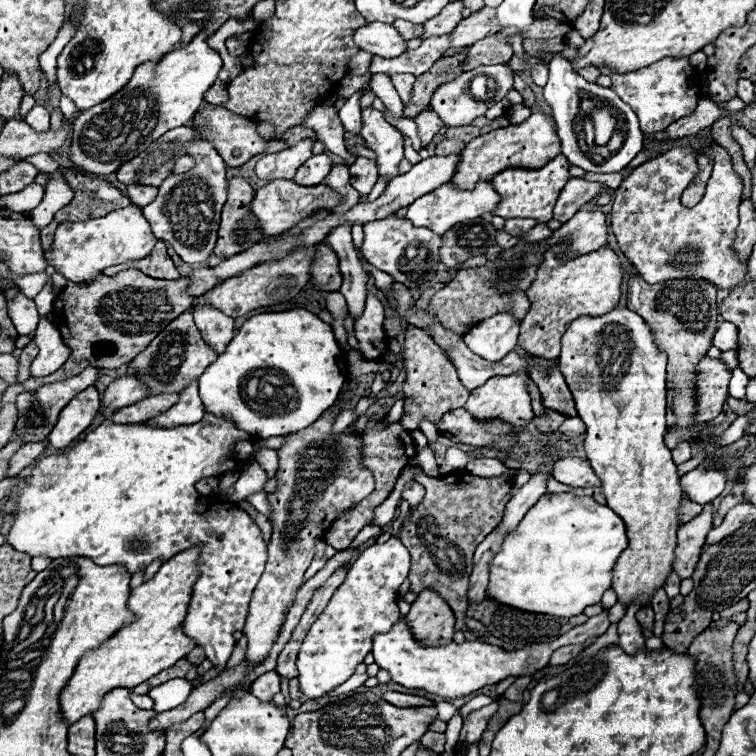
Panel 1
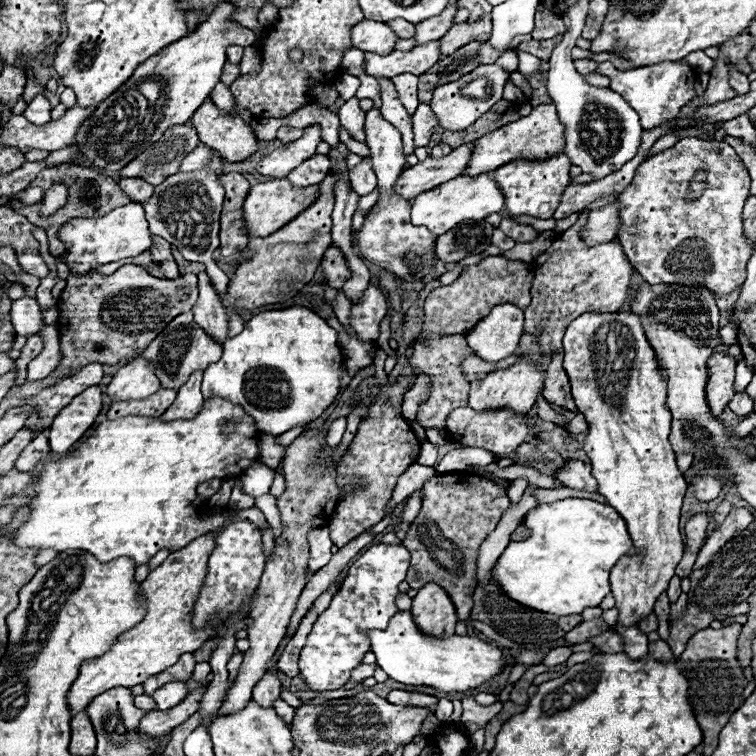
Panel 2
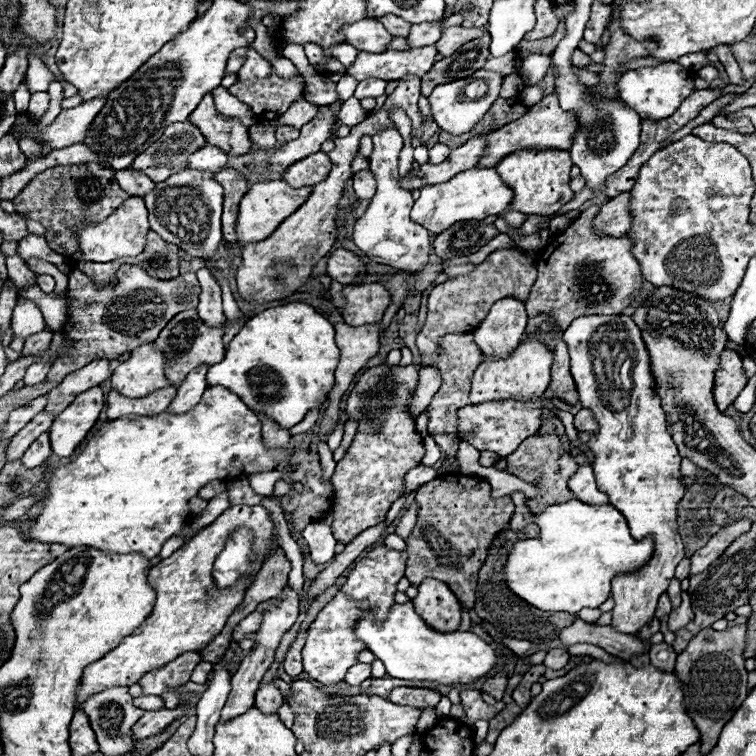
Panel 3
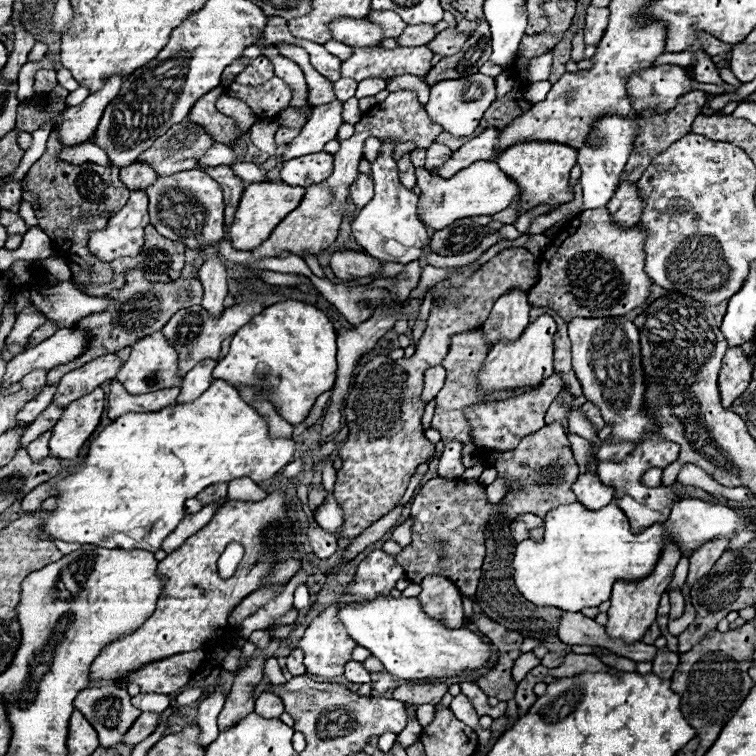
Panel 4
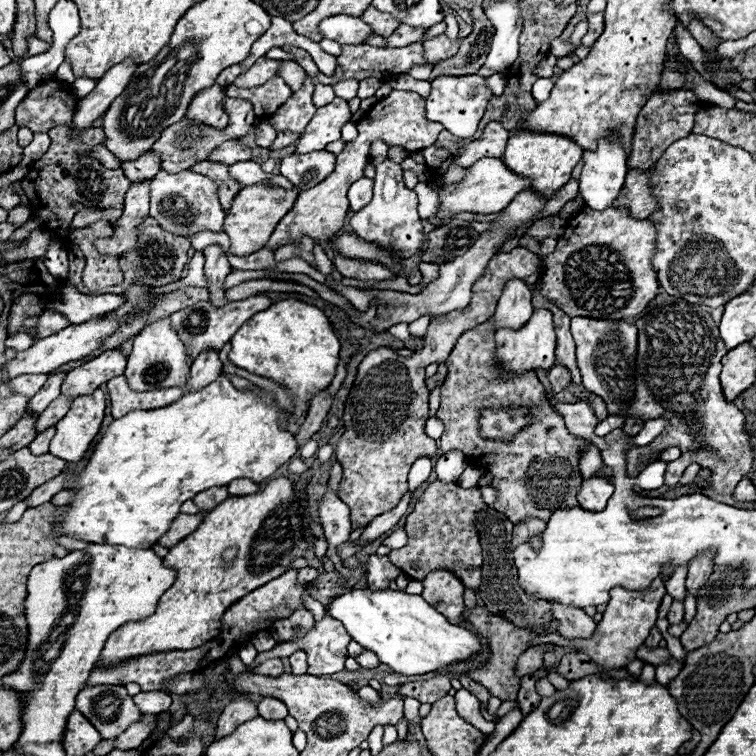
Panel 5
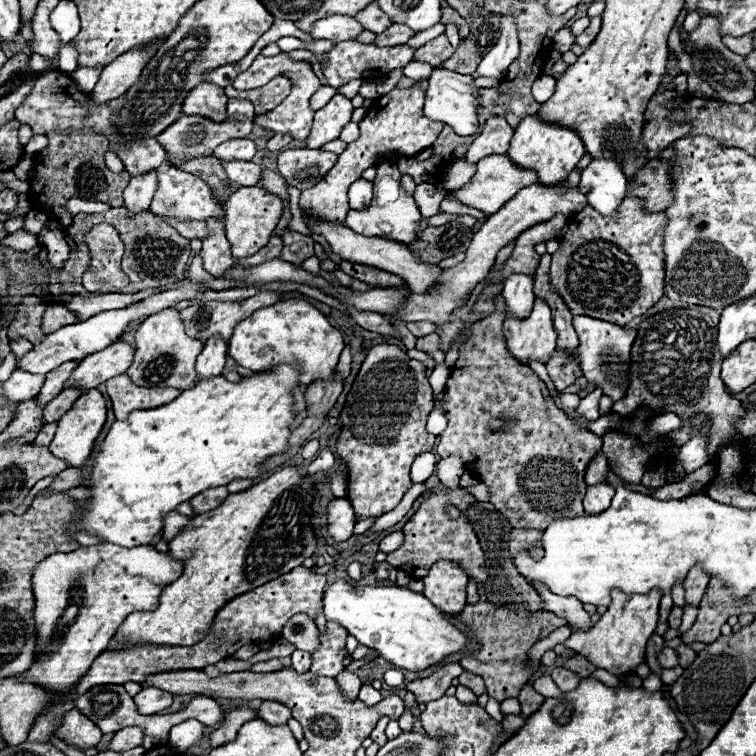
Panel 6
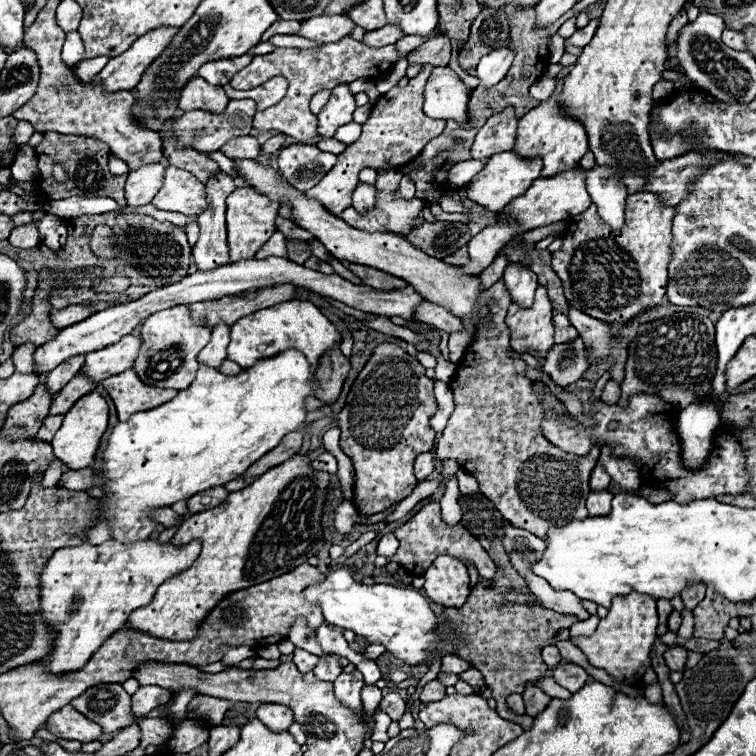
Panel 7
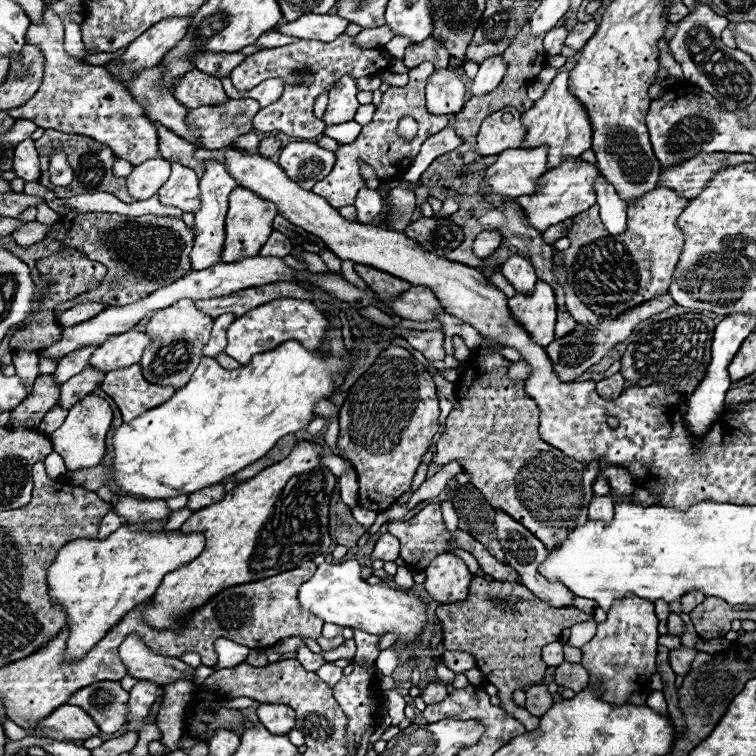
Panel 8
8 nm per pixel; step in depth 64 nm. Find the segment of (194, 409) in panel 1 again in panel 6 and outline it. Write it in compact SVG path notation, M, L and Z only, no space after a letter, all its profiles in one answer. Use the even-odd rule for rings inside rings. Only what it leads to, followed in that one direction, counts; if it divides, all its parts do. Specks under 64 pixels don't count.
M210 338L202 352L198 354L198 360L196 360L196 380L206 380L206 378L212 378L216 374L222 374L222 368L224 368L224 354L226 354L226 342L222 342L220 338Z

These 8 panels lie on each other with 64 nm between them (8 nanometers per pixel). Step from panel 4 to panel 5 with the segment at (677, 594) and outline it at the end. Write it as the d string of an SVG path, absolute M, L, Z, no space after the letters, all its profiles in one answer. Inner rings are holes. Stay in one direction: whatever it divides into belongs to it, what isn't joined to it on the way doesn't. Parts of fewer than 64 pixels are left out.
M674 600L670 606L670 612L668 612L668 620L670 620L670 624L678 624L678 622L682 622L682 618L684 618L684 604L682 604L682 600Z

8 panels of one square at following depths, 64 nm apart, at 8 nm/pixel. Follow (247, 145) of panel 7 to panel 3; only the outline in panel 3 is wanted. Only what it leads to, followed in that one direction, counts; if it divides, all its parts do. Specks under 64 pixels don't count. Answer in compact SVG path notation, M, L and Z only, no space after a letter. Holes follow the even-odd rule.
M202 146L200 150L196 150L190 158L188 158L188 164L186 168L192 168L192 170L208 170L208 172L218 172L220 168L224 168L228 160L228 154L220 152L220 148L216 146Z

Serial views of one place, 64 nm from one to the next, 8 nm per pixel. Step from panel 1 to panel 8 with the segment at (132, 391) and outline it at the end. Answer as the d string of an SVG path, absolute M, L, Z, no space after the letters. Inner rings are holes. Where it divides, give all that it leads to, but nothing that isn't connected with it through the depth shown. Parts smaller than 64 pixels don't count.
M180 300L170 308L158 310L146 324L150 344L146 346L138 362L142 368L142 376L150 384L158 386L174 386L176 390L186 386L198 362L202 360L202 348L210 340L210 330L212 330L212 318L206 318L202 312L198 312L194 300Z

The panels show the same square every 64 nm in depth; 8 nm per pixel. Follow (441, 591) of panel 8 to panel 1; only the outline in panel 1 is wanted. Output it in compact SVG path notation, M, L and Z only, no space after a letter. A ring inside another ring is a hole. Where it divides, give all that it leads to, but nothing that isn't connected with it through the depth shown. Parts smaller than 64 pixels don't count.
M424 590L406 614L406 622L422 646L444 646L454 636L454 614L432 590Z

